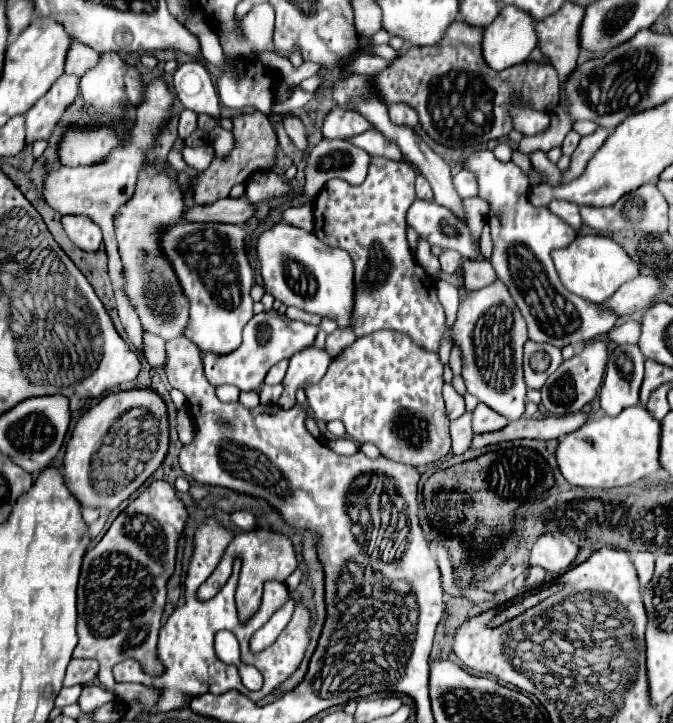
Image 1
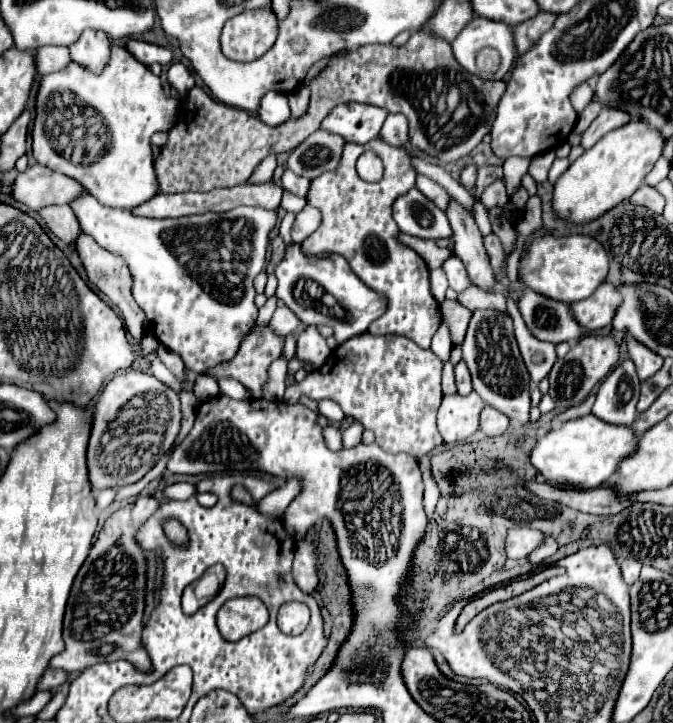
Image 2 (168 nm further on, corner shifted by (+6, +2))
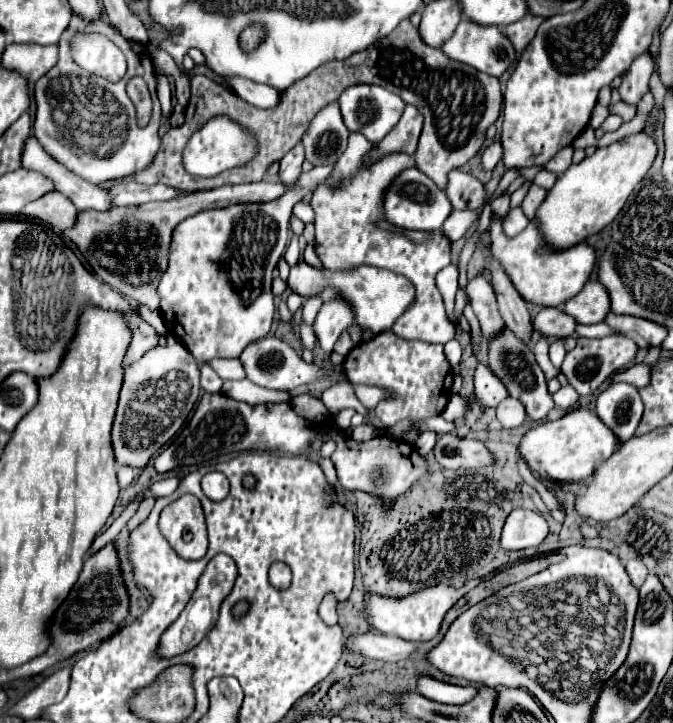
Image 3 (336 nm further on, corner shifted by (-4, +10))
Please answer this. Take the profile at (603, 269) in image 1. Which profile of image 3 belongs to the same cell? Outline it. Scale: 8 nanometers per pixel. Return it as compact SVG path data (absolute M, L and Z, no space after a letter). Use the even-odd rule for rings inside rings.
M498 220L492 222L490 226L490 252L496 262L504 268L508 274L510 282L518 290L518 294L532 304L538 306L560 306L568 298L576 296L584 282L590 278L594 266L596 266L596 256L594 248L590 248L586 242L576 244L564 252L558 254L538 254L536 250L542 246L538 230L534 224L528 224L516 238L508 238L502 230L502 224Z

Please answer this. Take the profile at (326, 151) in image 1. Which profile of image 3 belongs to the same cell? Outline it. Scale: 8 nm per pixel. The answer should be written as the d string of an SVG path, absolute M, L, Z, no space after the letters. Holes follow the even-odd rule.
M332 102L324 106L304 132L302 142L306 148L306 160L314 166L336 162L346 150L348 134L350 132L340 114L340 104Z

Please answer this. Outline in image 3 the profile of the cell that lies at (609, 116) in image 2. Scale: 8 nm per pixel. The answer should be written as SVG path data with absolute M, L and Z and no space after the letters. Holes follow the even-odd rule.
M642 52L632 66L628 68L628 74L624 74L624 80L618 88L622 100L626 104L636 106L640 102L640 98L648 92L648 80L654 72L654 62L650 58L650 52Z

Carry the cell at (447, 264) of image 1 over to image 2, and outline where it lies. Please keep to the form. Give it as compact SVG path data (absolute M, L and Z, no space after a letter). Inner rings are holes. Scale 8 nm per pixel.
M450 256L448 260L444 260L442 270L446 272L448 286L450 286L452 290L462 292L464 288L470 286L470 280L468 280L468 274L466 274L466 268L464 268L464 262L462 262L458 256Z

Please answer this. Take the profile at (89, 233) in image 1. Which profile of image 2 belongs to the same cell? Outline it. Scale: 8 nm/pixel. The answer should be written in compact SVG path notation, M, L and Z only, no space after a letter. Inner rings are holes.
M46 206L40 210L46 226L52 234L56 234L62 242L72 244L82 234L78 218L74 218L74 210L70 206Z

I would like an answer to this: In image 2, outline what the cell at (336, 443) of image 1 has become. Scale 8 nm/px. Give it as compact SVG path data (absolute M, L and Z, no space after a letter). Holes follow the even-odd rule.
M350 424L348 428L344 428L342 430L342 448L344 450L350 450L350 448L354 448L356 444L360 444L360 436L362 436L362 424Z

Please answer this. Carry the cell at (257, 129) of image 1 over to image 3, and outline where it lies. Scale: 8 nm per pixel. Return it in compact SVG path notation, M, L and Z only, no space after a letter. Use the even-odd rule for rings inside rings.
M402 20L396 26L396 30L392 30L392 34L376 40L368 50L358 52L346 58L344 62L326 62L306 78L282 90L280 102L272 110L262 110L244 102L240 96L230 92L226 86L210 80L208 76L200 76L200 74L192 76L190 78L192 94L186 106L186 124L180 128L170 128L162 136L158 154L154 156L148 168L136 174L136 182L166 184L182 192L212 190L224 184L260 182L266 176L270 164L280 162L284 154L292 146L296 146L296 142L300 142L304 130L308 128L308 122L316 116L316 112L324 108L328 102L336 102L348 86L354 86L358 82L384 86L390 92L398 94L406 104L414 104L420 108L420 112L424 114L424 130L414 160L416 160L416 168L424 172L428 178L432 178L440 190L446 188L450 170L464 166L470 158L478 154L484 142L486 128L496 122L502 104L498 78L480 74L470 66L444 58L444 54L440 54L440 48L430 48L422 42L418 30L410 24L410 20ZM216 114L228 114L232 120L252 130L258 136L260 154L248 166L244 166L242 170L230 170L224 178L222 174L220 178L190 176L182 166L184 142L188 142L188 138L192 136L192 132L198 130L200 124L204 124L208 118Z

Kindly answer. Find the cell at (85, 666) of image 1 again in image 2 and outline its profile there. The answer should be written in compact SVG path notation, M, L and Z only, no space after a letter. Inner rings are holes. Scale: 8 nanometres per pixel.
M50 668L50 670L46 670L46 674L42 676L42 682L38 684L38 690L56 690L56 688L60 688L68 678L70 678L70 672Z

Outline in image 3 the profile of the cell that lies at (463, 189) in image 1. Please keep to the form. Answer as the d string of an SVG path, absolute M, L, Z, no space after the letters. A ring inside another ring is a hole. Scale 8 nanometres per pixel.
M492 142L482 154L482 166L486 170L494 170L494 166L500 162L500 158L502 158L502 144L500 142Z

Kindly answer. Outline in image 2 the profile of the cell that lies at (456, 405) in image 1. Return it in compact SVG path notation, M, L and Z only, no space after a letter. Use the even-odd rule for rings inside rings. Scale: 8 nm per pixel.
M450 362L444 364L444 372L442 372L442 390L444 390L444 394L456 394L454 370L452 370L452 364L450 364Z

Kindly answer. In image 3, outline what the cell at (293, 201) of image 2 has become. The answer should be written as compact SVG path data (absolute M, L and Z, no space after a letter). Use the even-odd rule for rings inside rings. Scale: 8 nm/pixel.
M298 202L294 206L294 216L298 216L304 224L314 222L314 210L312 210L312 206L308 202Z

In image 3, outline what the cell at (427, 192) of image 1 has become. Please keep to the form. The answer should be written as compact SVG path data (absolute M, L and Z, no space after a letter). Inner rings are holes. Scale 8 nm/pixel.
M452 170L446 186L446 196L452 208L458 208L458 210L482 208L488 202L484 184L476 176L464 170Z

